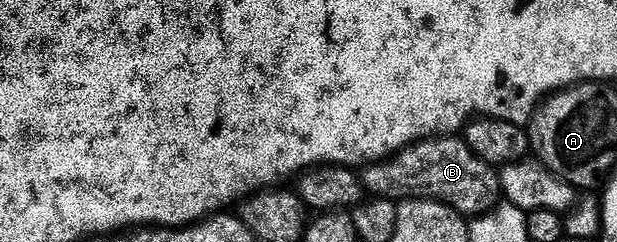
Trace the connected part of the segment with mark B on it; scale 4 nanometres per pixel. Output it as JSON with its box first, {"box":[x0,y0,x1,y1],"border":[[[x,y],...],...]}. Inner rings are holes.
{"box":[360,136,503,216],"border":[[[435,136],[415,142],[389,158],[371,161],[360,177],[371,195],[395,200],[433,198],[453,206],[463,216],[488,214],[503,197],[499,171],[475,156],[469,144],[458,136]]]}

